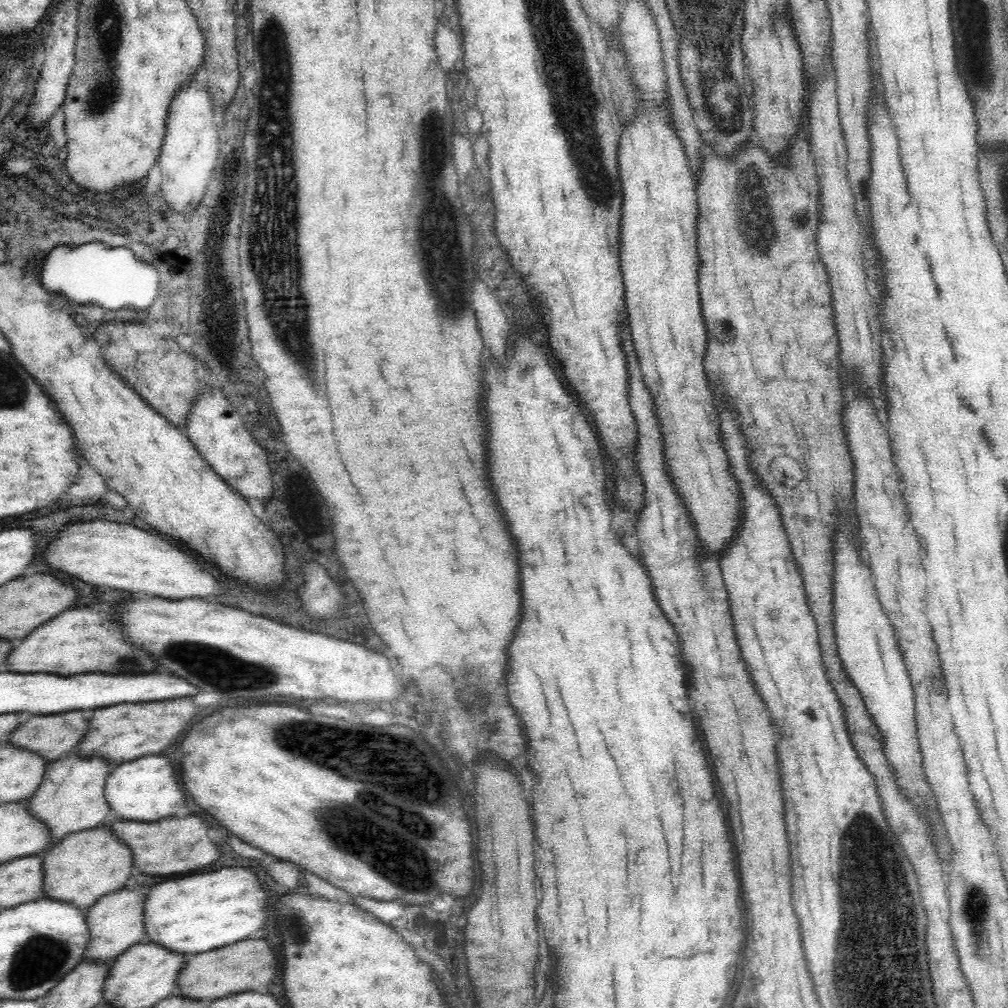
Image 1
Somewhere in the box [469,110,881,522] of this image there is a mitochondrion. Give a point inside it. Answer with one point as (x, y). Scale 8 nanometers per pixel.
(755, 220)

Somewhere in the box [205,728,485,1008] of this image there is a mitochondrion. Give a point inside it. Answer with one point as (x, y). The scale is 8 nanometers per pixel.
(343, 831)

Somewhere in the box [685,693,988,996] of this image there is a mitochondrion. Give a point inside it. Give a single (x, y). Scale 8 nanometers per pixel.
(868, 868)

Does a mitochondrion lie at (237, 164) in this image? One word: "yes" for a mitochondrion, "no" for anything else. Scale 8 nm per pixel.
yes

